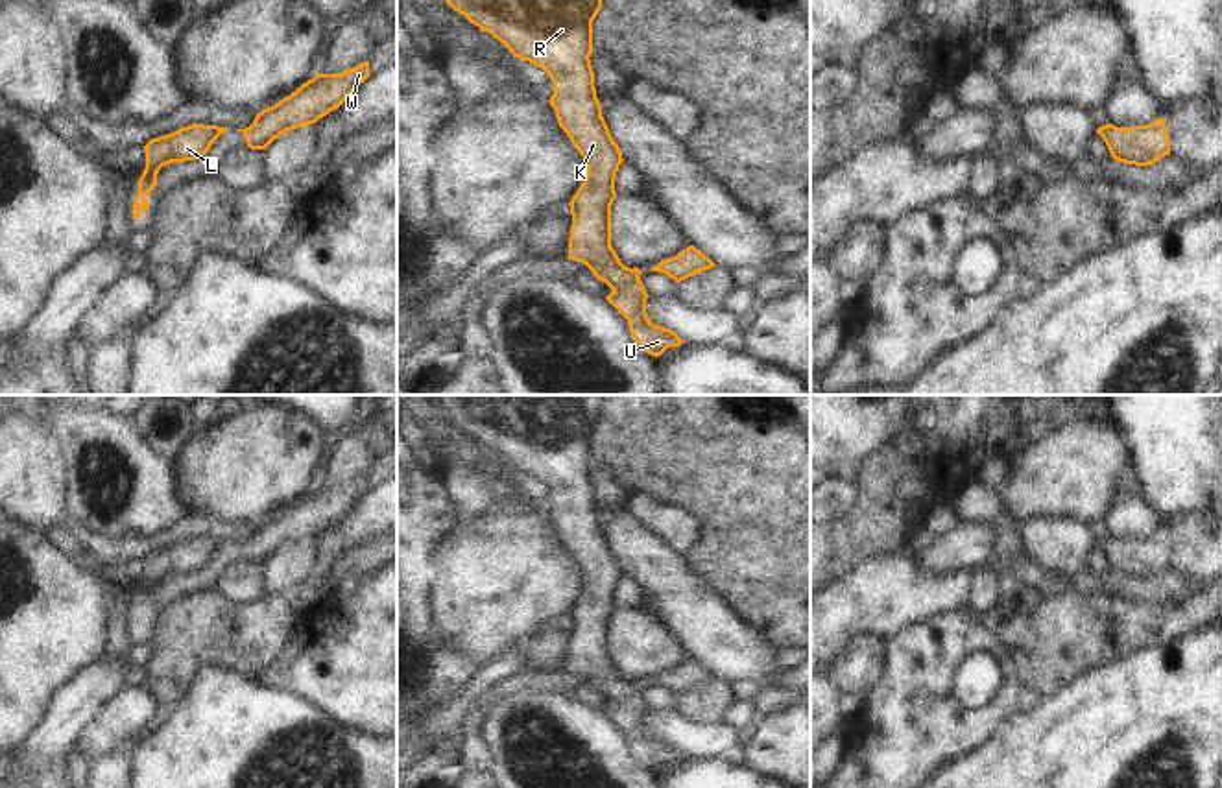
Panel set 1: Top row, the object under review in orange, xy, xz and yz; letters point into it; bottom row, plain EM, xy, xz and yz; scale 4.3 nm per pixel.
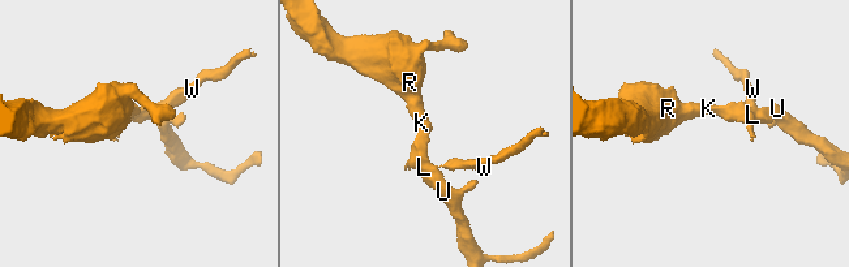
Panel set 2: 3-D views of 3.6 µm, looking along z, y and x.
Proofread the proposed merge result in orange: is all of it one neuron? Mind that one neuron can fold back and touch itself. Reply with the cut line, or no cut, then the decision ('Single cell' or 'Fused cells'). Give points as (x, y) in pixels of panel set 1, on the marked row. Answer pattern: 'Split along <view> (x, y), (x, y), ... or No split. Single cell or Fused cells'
Split along xy (220, 128), (216, 135). Fused cells

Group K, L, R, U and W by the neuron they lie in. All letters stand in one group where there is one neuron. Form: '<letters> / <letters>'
K L R U / W

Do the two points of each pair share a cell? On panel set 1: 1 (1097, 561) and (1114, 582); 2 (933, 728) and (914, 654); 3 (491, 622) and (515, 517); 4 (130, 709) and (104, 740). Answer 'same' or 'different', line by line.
1: different
2: same
3: same
4: same

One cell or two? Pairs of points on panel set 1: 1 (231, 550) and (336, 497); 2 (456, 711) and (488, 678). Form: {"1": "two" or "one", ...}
{"1": "one", "2": "one"}

